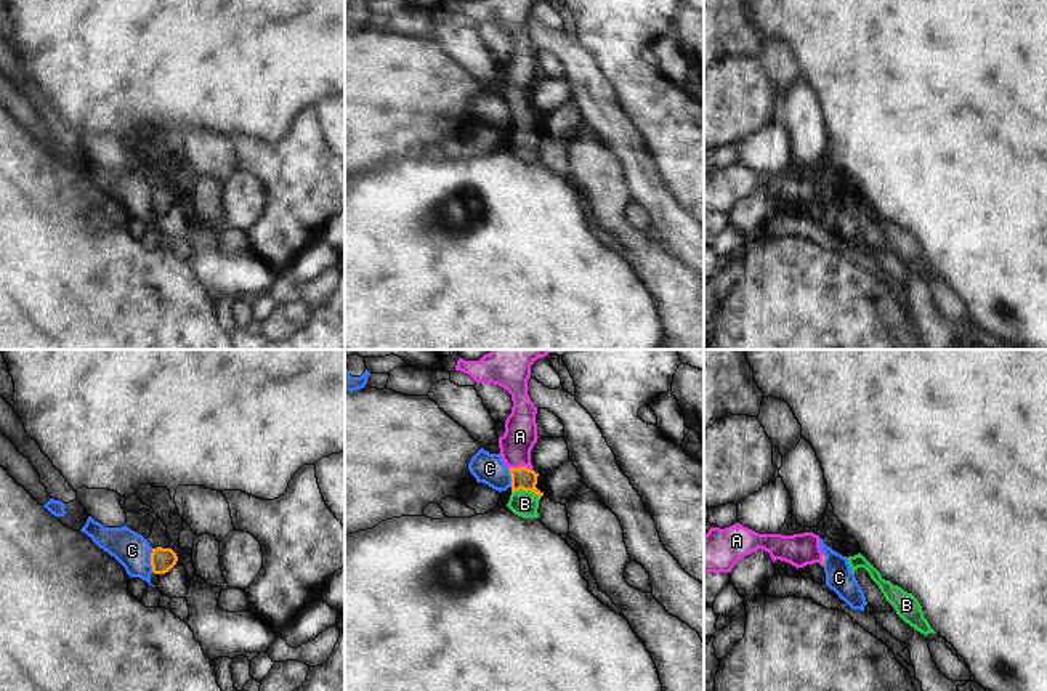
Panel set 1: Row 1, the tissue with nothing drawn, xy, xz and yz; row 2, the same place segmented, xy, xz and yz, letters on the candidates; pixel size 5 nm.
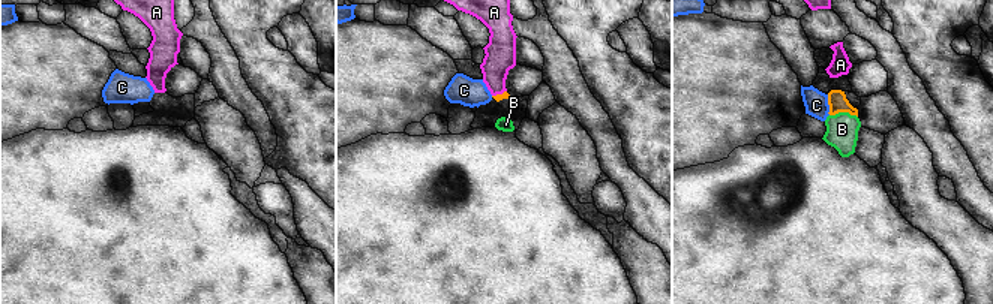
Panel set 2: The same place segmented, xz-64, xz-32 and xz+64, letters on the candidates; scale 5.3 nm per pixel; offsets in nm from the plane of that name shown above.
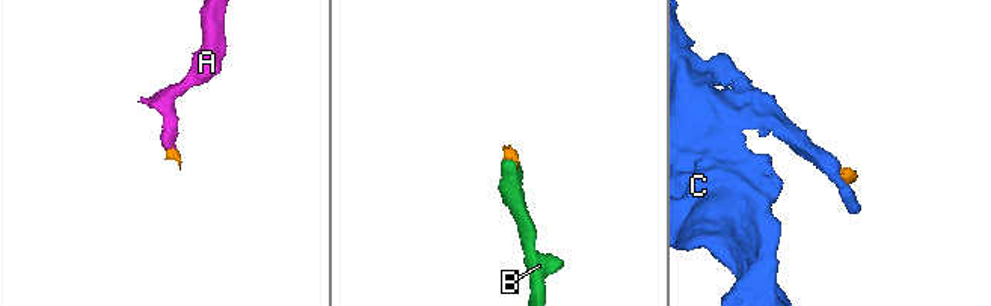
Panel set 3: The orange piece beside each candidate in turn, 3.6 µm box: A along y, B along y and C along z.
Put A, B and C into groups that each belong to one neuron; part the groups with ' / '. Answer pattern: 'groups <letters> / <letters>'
groups A B / C

